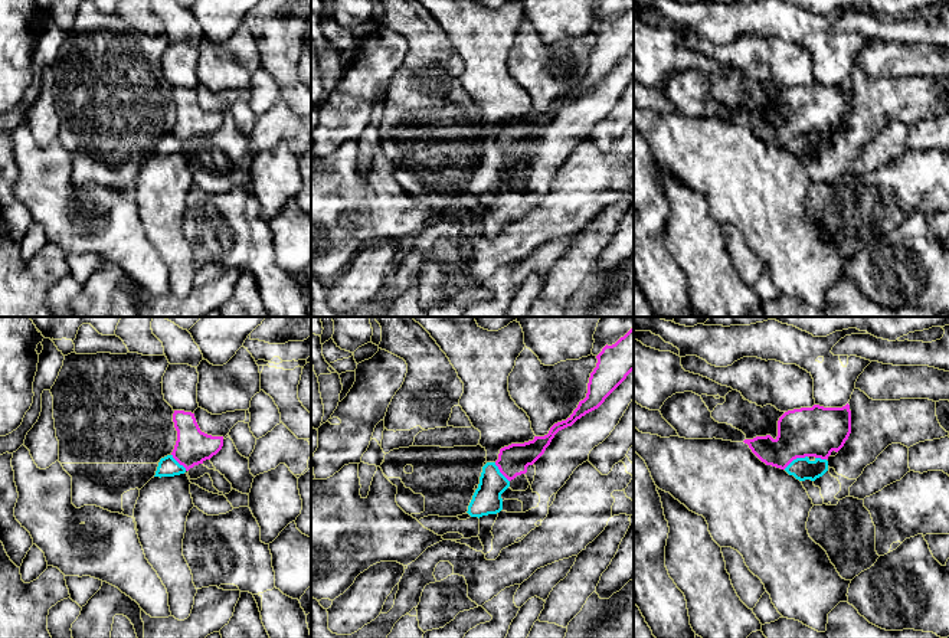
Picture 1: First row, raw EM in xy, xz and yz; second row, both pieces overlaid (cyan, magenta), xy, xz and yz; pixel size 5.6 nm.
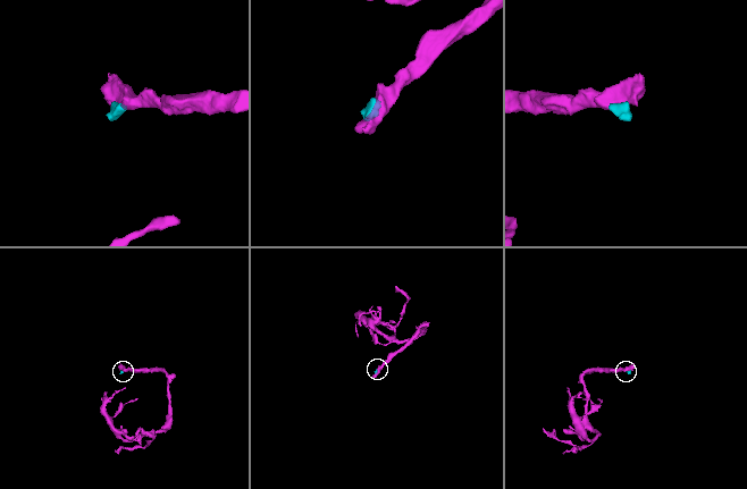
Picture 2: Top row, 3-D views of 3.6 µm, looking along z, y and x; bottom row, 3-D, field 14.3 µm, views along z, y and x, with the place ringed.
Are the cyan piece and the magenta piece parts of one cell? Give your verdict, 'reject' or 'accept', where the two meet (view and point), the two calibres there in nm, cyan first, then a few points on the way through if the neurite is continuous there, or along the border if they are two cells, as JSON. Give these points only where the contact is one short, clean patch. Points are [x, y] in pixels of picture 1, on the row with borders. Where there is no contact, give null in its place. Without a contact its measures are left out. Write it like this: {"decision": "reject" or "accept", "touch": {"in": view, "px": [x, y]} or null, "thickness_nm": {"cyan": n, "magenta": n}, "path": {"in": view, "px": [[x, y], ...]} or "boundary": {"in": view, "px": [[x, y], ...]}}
{"decision": "reject", "touch": {"in": "yz", "px": [797, 458]}, "thickness_nm": {"cyan": 120, "magenta": 280}, "boundary": {"in": "yz", "px": [[807, 455], [794, 458], [784, 468]]}}

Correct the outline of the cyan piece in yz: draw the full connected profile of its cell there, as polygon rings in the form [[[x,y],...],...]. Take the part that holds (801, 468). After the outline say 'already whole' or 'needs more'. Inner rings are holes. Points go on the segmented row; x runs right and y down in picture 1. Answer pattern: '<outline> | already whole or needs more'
[[[808,457],[796,458],[785,468],[785,471],[799,481],[815,481],[828,471],[828,461],[821,458],[811,461]]] | already whole

